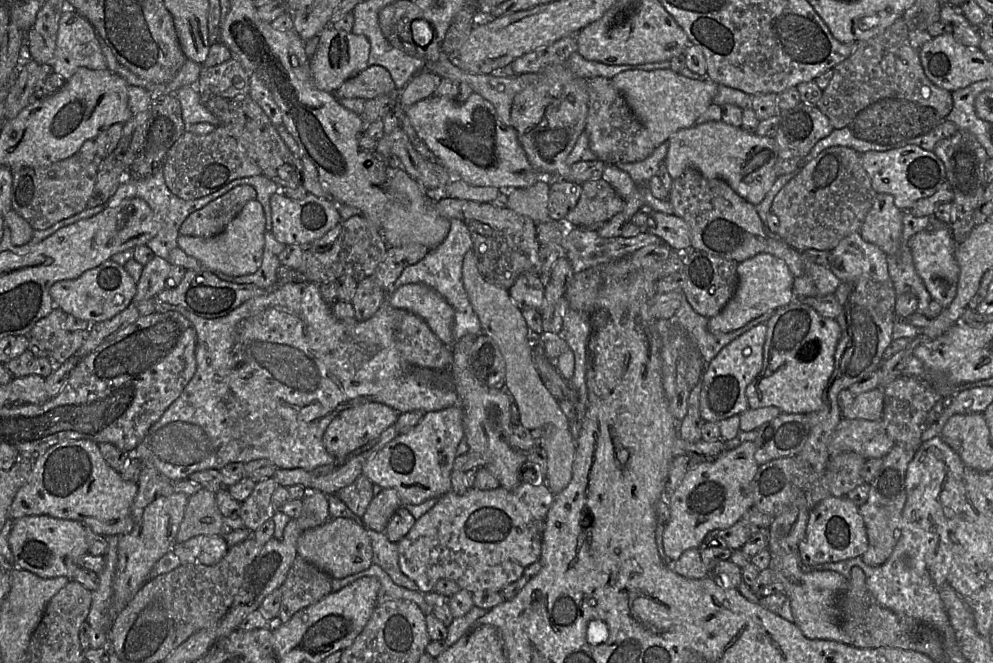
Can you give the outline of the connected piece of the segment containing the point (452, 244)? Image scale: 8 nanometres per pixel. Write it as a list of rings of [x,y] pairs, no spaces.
[[[451,219],[450,223],[450,230],[445,240],[437,248],[430,250],[422,260],[405,268],[394,283],[392,291],[406,284],[418,283],[434,289],[454,309],[453,338],[456,342],[468,334],[478,337],[482,333],[482,328],[462,282],[463,260],[465,254],[473,249],[472,238],[464,222],[459,219]]]

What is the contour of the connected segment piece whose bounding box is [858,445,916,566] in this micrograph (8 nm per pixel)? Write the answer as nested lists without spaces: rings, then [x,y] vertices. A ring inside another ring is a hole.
[[[894,445],[882,458],[883,464],[876,477],[869,484],[867,501],[858,508],[865,524],[868,539],[868,548],[861,558],[868,566],[880,566],[885,563],[898,541],[899,523],[906,503],[906,471],[915,453],[916,451],[913,449]]]

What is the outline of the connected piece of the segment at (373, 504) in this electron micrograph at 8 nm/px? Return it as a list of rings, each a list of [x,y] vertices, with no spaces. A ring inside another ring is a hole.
[[[382,488],[374,495],[361,517],[364,525],[374,531],[385,532],[389,519],[401,503],[402,500],[395,489]]]

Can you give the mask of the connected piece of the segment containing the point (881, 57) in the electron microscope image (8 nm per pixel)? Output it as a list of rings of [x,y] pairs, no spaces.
[[[901,17],[883,33],[871,39],[857,42],[853,53],[832,69],[833,77],[828,86],[823,89],[816,107],[829,119],[834,129],[848,127],[860,111],[881,99],[901,99],[915,102],[933,108],[943,118],[950,113],[953,106],[952,92],[934,85],[926,77],[919,58],[919,51],[910,45],[908,33],[907,24]]]

